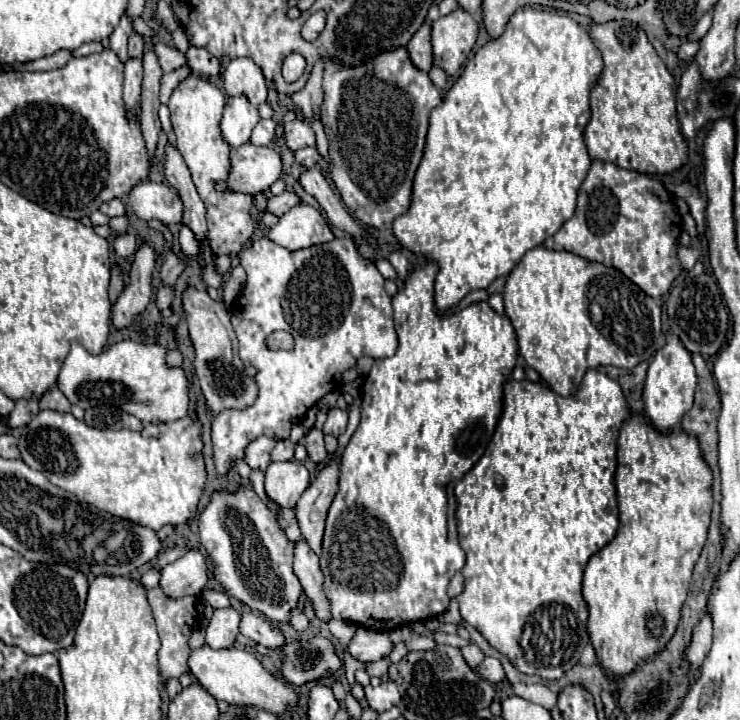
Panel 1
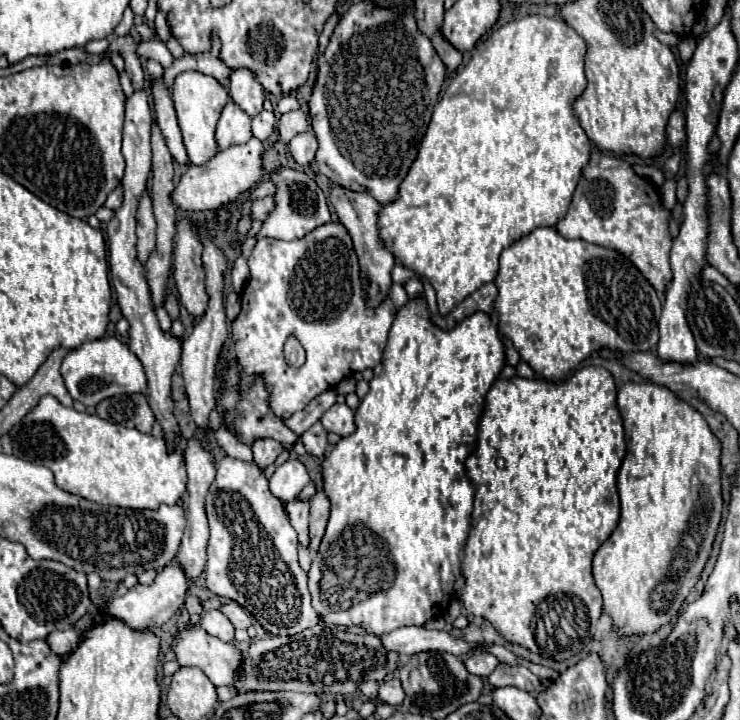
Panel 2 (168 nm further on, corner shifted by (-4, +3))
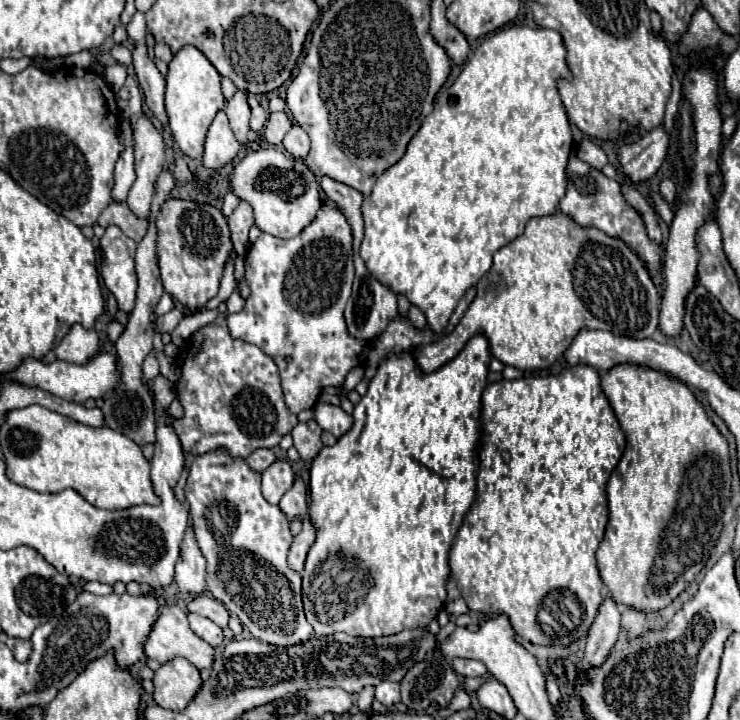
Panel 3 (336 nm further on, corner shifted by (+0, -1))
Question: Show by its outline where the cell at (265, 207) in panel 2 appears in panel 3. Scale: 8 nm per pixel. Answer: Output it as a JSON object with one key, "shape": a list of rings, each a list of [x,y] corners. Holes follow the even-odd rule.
{"shape":[[[240,202],[238,208],[228,218],[230,232],[232,232],[232,244],[238,256],[244,256],[250,245],[248,241],[248,230],[254,226],[254,210],[248,202]]]}

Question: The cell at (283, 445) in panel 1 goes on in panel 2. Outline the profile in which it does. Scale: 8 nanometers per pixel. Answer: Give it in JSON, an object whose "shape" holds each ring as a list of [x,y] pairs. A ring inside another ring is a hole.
{"shape":[[[264,438],[264,440],[256,440],[254,446],[252,446],[252,452],[254,452],[254,462],[264,470],[266,466],[274,464],[274,460],[280,456],[282,452],[282,444],[276,442],[276,440],[270,440],[270,438]]]}

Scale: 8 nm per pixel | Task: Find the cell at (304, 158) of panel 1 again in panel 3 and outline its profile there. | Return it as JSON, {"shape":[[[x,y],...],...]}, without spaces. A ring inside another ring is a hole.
{"shape":[[[294,124],[292,130],[284,138],[284,148],[296,160],[304,160],[308,156],[308,152],[310,152],[310,138],[308,138],[308,134],[298,124]]]}

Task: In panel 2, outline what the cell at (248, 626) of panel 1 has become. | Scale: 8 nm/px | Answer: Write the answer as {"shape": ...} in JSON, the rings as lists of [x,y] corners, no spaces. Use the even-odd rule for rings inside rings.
{"shape":[[[224,602],[218,608],[224,616],[228,616],[228,620],[234,624],[234,628],[248,628],[252,626],[252,614],[246,612],[242,606],[238,606],[236,602]]]}

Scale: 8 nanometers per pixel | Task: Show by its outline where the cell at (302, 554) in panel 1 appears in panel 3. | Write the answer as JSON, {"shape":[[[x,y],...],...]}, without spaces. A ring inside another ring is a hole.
{"shape":[[[296,478],[294,486],[282,496],[280,500],[280,510],[290,518],[302,518],[308,514],[308,496],[306,496],[306,486],[300,478]]]}

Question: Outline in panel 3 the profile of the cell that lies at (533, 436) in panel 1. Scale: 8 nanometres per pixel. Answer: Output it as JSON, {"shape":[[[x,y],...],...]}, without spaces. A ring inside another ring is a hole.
{"shape":[[[572,366],[572,368],[562,370],[562,372],[556,374],[556,376],[536,376],[536,378],[520,378],[520,380],[500,380],[500,382],[488,384],[488,386],[484,388],[484,392],[482,392],[482,414],[480,414],[480,422],[482,422],[482,442],[480,442],[480,450],[478,450],[480,466],[478,466],[478,476],[476,476],[476,480],[478,480],[478,484],[476,484],[476,500],[474,500],[472,508],[468,510],[468,514],[466,514],[466,518],[464,518],[466,526],[462,526],[462,528],[458,530],[458,534],[456,534],[456,538],[454,538],[454,544],[452,544],[452,548],[450,548],[450,560],[448,560],[448,562],[450,562],[452,578],[454,578],[454,582],[456,582],[458,590],[460,590],[460,594],[462,594],[462,598],[466,600],[466,604],[468,604],[468,608],[470,608],[472,612],[492,614],[492,616],[498,616],[498,614],[508,616],[508,620],[510,620],[514,632],[516,632],[524,642],[540,644],[540,646],[574,646],[574,644],[588,632],[590,624],[594,622],[594,616],[598,614],[598,608],[600,608],[602,600],[606,598],[606,586],[604,586],[602,580],[600,580],[600,574],[598,574],[598,568],[596,568],[596,558],[594,558],[594,554],[596,554],[596,550],[598,550],[598,544],[600,544],[602,538],[604,538],[604,530],[606,530],[606,524],[608,524],[606,482],[608,482],[612,470],[616,468],[616,464],[618,464],[618,460],[622,458],[624,448],[626,448],[624,432],[620,430],[620,424],[618,424],[618,420],[616,420],[616,416],[614,416],[614,410],[612,410],[612,406],[608,404],[608,398],[604,396],[604,392],[602,392],[600,374],[598,374],[598,370],[594,370],[594,368],[590,368],[590,366]]]}

